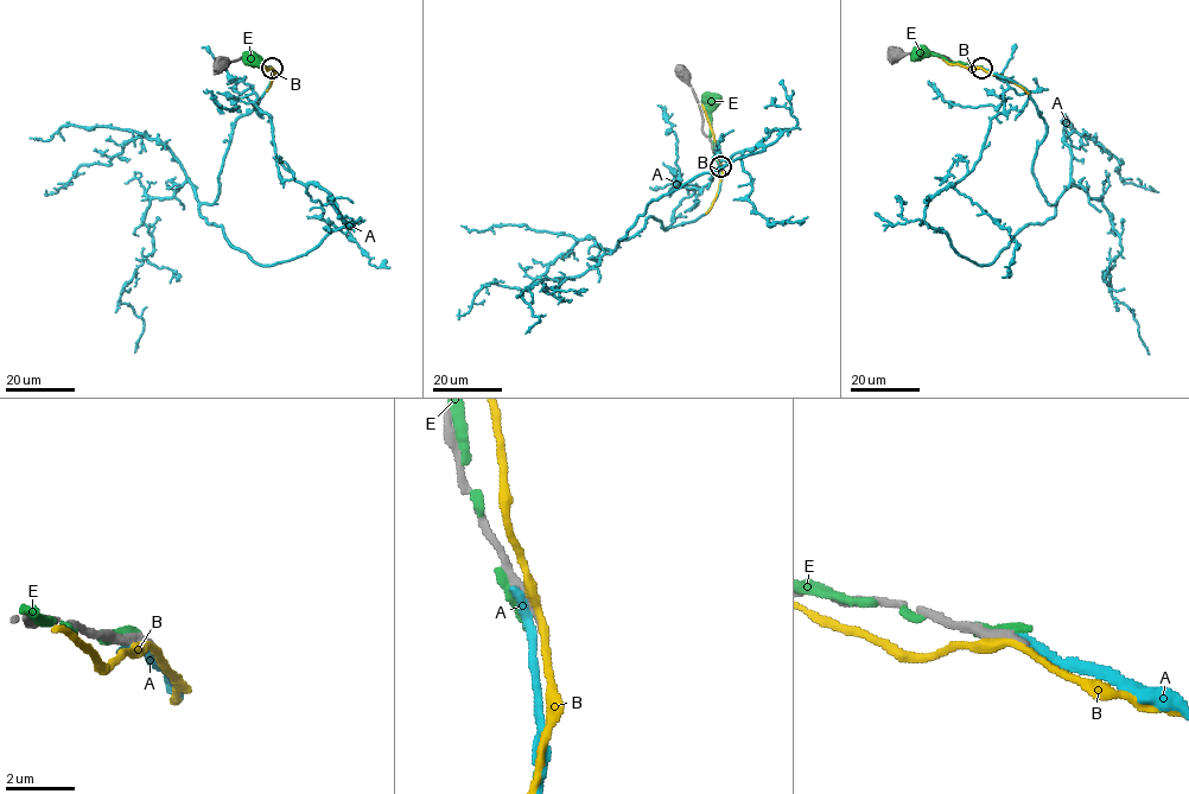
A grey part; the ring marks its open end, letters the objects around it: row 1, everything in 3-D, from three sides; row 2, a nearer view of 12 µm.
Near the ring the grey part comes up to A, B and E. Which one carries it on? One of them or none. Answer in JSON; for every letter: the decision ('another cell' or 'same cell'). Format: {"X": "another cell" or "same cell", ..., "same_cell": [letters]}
{"A": "another cell", "B": "another cell", "E": "another cell", "same_cell": []}

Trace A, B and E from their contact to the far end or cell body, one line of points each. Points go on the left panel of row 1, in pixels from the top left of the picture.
A: (271, 67), (199, 214), (258, 264), (294, 259), (347, 222), (277, 157), (254, 93), (229, 110), (203, 90)
B: (271, 67), (261, 68), (245, 57)
E: (268, 68), (256, 65), (253, 61)

